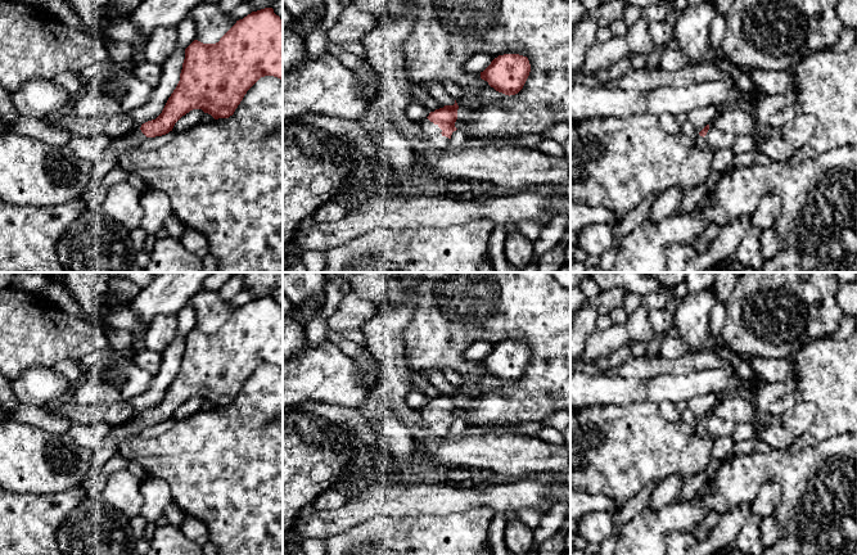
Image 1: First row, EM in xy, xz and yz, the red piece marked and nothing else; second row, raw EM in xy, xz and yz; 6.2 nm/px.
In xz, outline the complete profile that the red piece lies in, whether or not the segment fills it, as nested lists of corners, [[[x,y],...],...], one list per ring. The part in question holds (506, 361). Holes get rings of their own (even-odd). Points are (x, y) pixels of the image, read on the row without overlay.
[[[504,342],[495,346],[491,352],[481,360],[481,366],[491,375],[505,383],[518,382],[531,360],[527,344],[519,342]]]

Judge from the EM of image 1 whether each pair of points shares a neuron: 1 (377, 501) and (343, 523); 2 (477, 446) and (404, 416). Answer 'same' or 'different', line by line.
1: same
2: same

